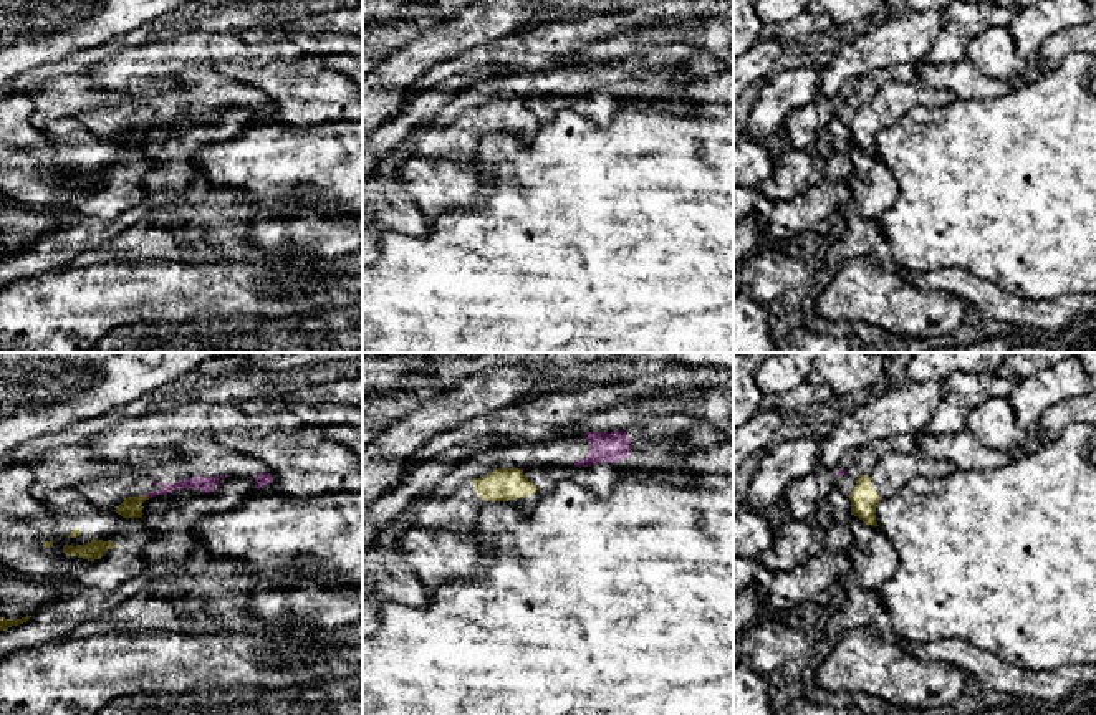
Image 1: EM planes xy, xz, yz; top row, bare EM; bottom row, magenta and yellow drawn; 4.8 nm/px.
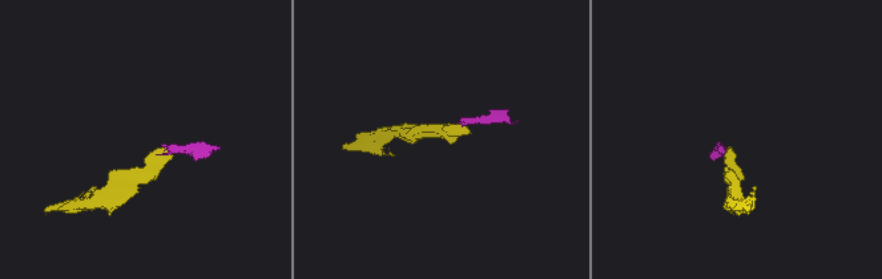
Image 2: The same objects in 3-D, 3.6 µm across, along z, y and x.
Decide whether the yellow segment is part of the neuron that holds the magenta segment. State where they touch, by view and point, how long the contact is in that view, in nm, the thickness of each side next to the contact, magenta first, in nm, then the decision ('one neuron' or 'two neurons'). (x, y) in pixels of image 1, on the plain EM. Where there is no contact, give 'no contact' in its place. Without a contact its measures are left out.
contact xy (146, 123); length 40 nm; calibres 60 and 100 nm; two neurons

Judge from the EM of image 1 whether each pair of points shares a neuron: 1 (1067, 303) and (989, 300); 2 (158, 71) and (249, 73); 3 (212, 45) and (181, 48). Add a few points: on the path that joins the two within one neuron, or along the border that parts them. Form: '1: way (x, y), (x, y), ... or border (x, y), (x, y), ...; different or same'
1: way (1047, 310), (1009, 308); same
2: border (262, 63), (216, 63), (212, 67); different
3: way (204, 48), (189, 48); same

